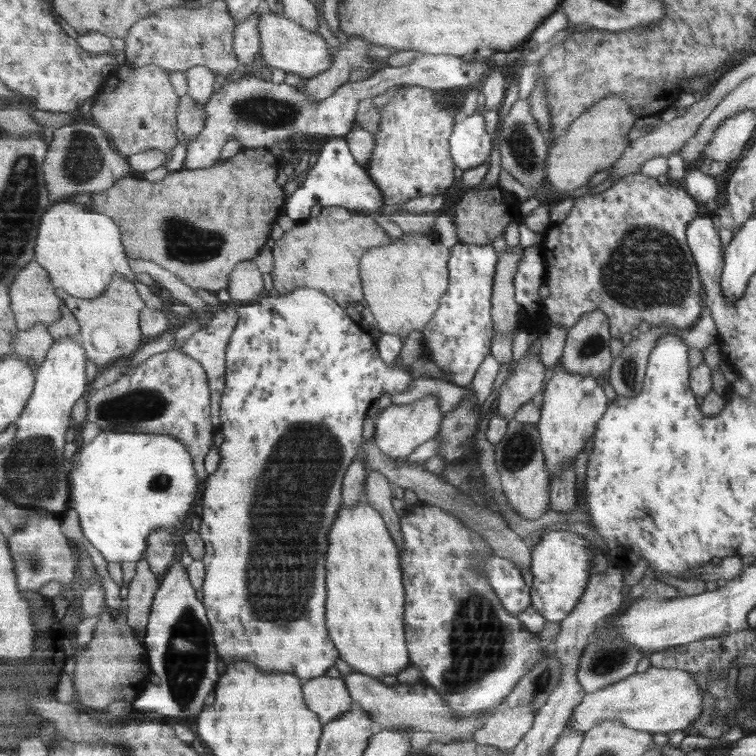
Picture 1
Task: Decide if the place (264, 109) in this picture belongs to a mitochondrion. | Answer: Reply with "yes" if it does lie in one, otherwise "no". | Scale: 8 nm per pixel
yes

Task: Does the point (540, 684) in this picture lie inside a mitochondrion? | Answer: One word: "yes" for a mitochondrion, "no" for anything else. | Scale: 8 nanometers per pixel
yes

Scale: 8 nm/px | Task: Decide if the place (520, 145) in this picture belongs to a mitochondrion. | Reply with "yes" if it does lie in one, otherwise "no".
yes

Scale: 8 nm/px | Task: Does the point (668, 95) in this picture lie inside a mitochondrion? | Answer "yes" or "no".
no

